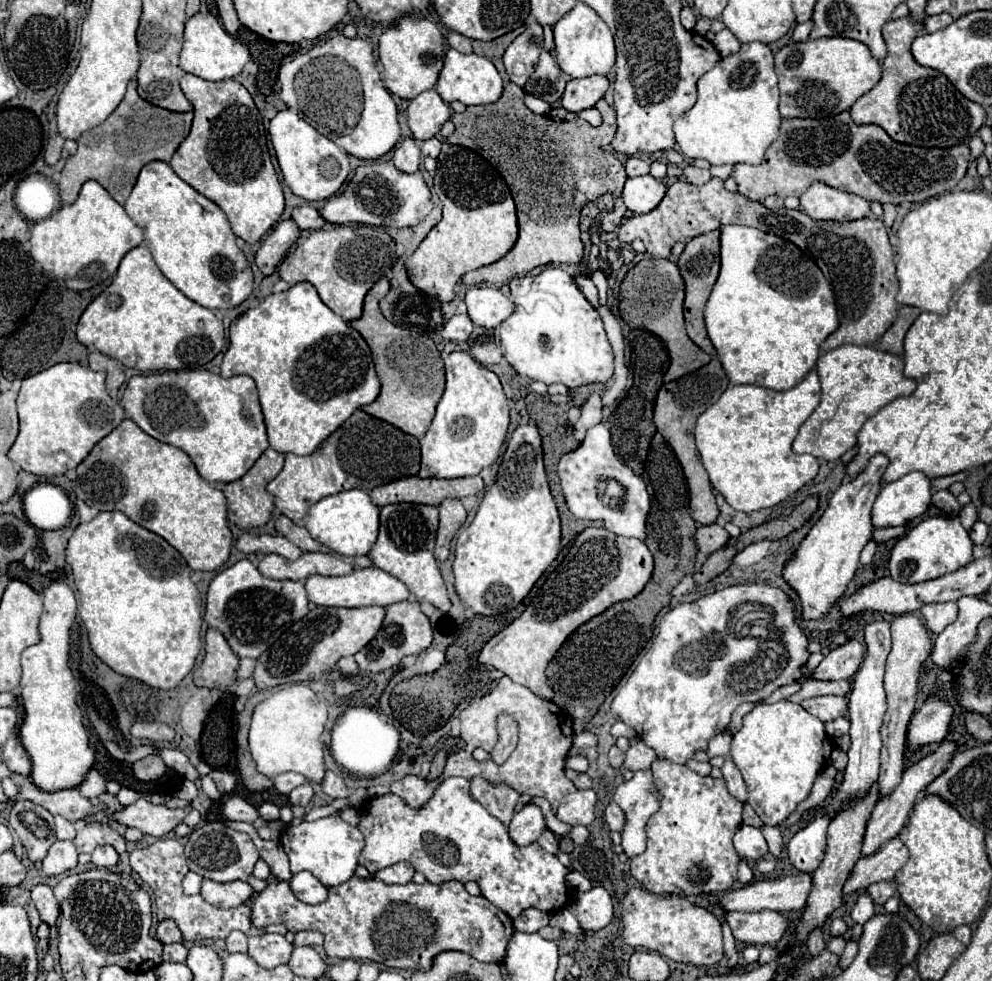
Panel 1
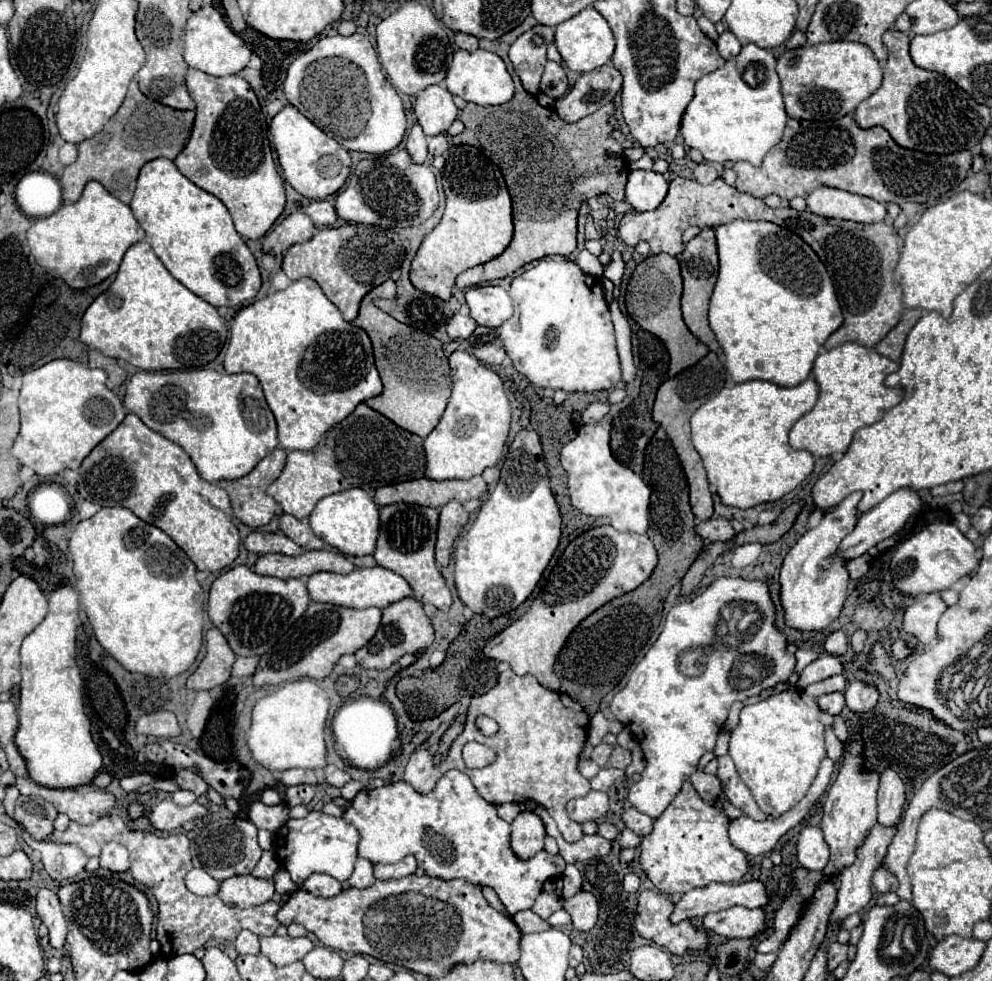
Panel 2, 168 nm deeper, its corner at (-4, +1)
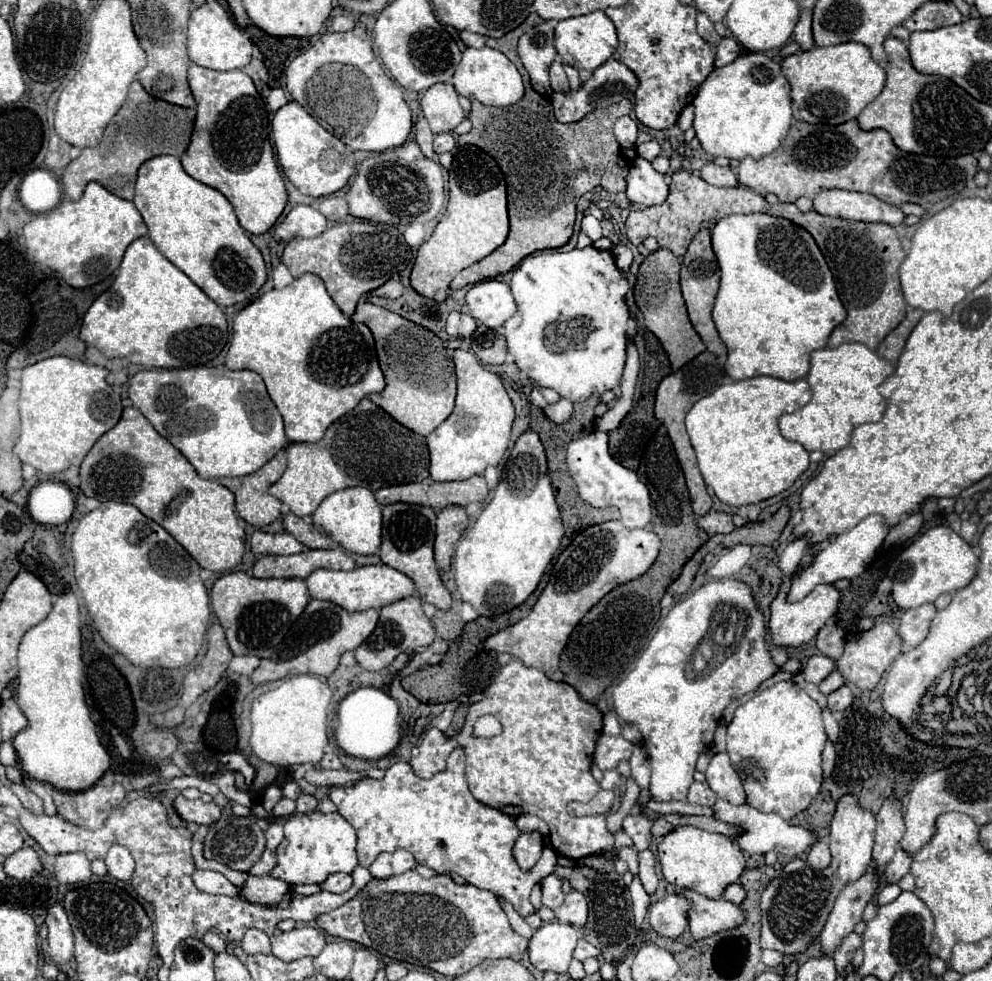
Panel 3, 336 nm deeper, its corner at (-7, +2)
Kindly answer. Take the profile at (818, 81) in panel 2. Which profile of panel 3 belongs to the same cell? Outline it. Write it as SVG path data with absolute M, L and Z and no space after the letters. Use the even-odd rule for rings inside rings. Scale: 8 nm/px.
M840 43L834 47L812 47L782 61L782 73L790 83L792 111L798 121L840 125L856 119L860 111L874 101L884 83L884 69L872 59L870 49L862 43Z

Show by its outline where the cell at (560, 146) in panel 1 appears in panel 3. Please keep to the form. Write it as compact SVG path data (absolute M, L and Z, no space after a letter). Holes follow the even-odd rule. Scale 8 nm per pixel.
M532 13L526 23L522 23L522 27L516 27L514 31L506 33L504 37L500 39L492 39L488 37L486 39L486 45L492 47L492 49L498 49L502 51L516 67L518 71L522 73L522 79L524 79L524 87L526 87L526 93L524 97L514 103L514 105L508 105L508 107L488 107L488 105L482 105L480 101L472 101L472 111L470 111L470 121L472 121L472 131L466 133L466 135L460 135L458 137L458 143L460 145L476 145L480 149L484 149L486 153L490 153L504 177L506 177L506 185L508 185L508 215L510 215L510 235L506 239L506 243L502 247L498 247L498 251L490 253L486 259L466 267L464 271L460 271L454 281L452 281L452 289L460 289L460 287L466 287L466 285L472 285L472 283L480 283L484 279L490 279L490 277L496 277L496 275L502 275L502 273L508 273L510 269L514 269L524 257L528 257L530 253L534 251L542 251L542 249L556 249L556 247L564 247L572 233L574 233L574 221L576 221L576 201L590 189L602 185L606 191L624 191L626 189L626 173L628 169L624 171L618 171L614 167L614 163L624 163L628 167L628 163L620 157L620 143L616 141L614 133L612 133L612 127L614 127L614 121L622 115L628 115L632 111L632 103L628 99L622 99L618 105L610 105L606 109L598 109L598 111L592 111L590 115L586 115L586 119L578 121L578 123L570 123L570 125L562 125L554 119L554 111L552 111L552 105L550 105L550 99L546 99L544 95L536 93L532 87L530 87L530 79L528 79L528 73L526 69L522 67L520 59L518 59L518 53L516 53L516 43L520 39L522 33L526 33L530 27L538 25L542 19Z

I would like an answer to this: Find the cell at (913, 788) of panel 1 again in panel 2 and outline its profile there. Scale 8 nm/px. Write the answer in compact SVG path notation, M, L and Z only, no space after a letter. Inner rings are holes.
M877 824L877 826L869 832L869 836L867 836L867 840L863 842L863 846L857 850L857 860L855 860L855 864L849 866L849 868L845 868L845 870L839 874L839 880L837 880L837 884L839 884L839 888L837 888L837 902L835 902L835 908L833 908L831 918L829 918L831 924L843 922L847 916L851 916L851 914L855 914L855 912L861 912L861 910L871 902L871 898L873 898L871 876L873 876L873 872L881 866L881 862L883 862L883 858L885 858L885 854L887 854L887 846L891 844L895 832L897 832L897 826L885 828L885 826Z

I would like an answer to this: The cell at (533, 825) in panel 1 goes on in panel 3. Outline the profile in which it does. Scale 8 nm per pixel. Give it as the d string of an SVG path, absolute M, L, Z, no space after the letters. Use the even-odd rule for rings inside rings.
M538 831L522 833L514 845L514 859L522 869L530 869L542 855L542 835Z

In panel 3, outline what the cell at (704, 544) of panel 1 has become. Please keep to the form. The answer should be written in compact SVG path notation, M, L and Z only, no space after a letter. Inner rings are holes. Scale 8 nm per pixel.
M710 511L708 515L698 519L698 527L704 529L710 537L716 533L732 533L734 531L734 523L732 523L732 515L726 513L718 513L718 511Z

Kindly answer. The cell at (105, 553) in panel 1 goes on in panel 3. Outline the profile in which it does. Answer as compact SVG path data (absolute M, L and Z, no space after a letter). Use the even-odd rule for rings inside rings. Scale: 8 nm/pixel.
M106 501L80 519L72 535L72 555L88 615L112 649L136 667L180 669L194 661L210 626L210 597L200 578L200 565L164 527L148 521L134 505Z

